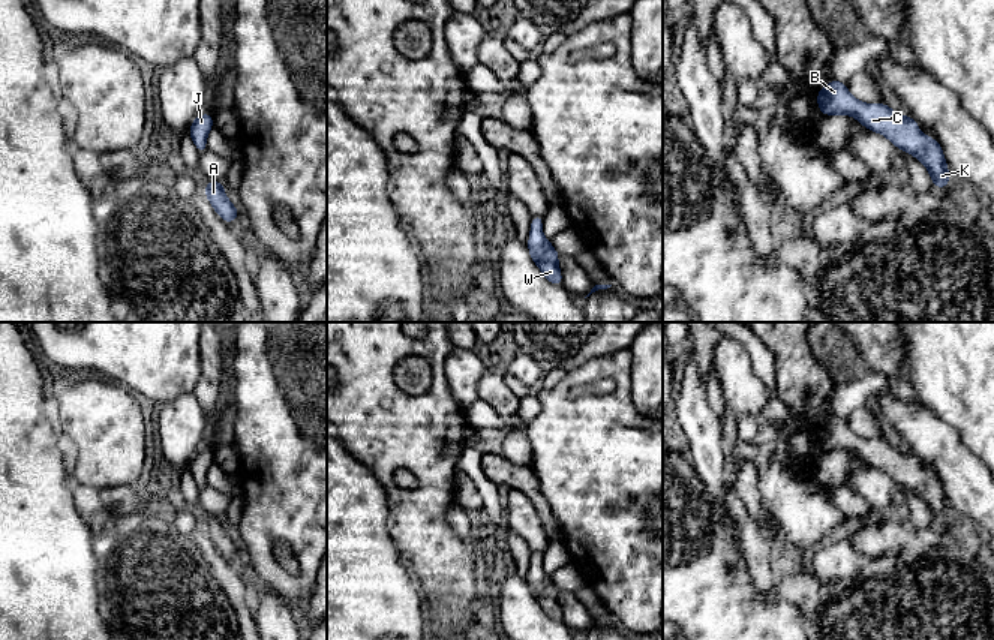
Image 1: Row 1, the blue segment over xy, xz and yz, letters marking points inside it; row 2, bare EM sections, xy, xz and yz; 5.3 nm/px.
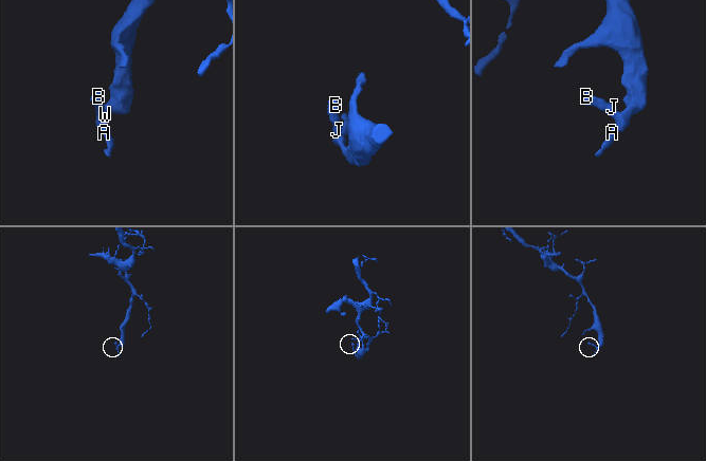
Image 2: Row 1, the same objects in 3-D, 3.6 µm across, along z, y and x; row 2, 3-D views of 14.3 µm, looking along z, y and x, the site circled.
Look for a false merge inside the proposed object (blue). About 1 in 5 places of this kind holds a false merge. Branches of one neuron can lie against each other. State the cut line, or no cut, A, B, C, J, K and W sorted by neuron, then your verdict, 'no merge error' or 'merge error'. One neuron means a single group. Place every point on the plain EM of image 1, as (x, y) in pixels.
no cut | A B C J K W | no merge error

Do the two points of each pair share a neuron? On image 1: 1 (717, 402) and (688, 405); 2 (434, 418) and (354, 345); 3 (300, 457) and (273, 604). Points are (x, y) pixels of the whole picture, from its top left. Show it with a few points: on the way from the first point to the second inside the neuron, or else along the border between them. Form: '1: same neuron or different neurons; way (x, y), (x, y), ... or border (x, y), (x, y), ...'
1: different neurons; border (706, 384), (708, 403), (715, 412)
2: same neuron; way (411, 415), (365, 367)
3: different neurons; border (258, 583), (276, 592), (291, 607)

